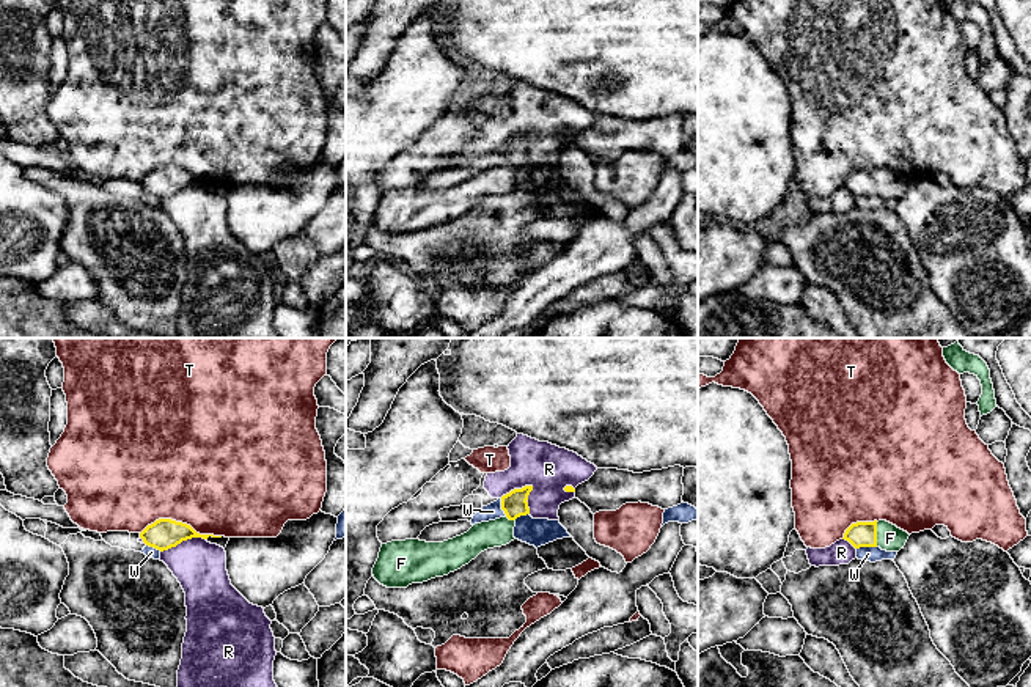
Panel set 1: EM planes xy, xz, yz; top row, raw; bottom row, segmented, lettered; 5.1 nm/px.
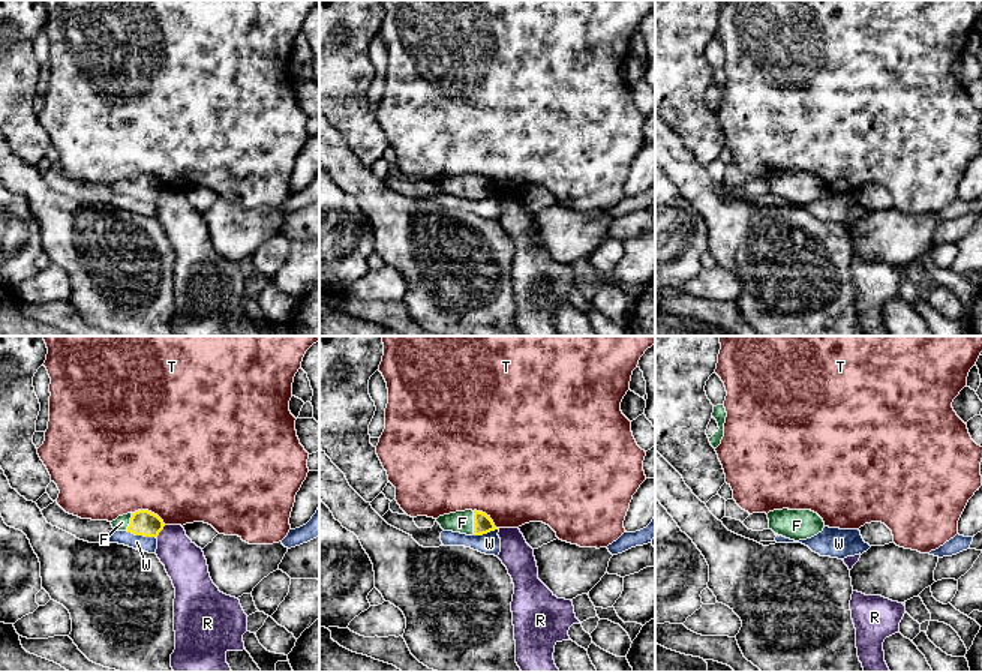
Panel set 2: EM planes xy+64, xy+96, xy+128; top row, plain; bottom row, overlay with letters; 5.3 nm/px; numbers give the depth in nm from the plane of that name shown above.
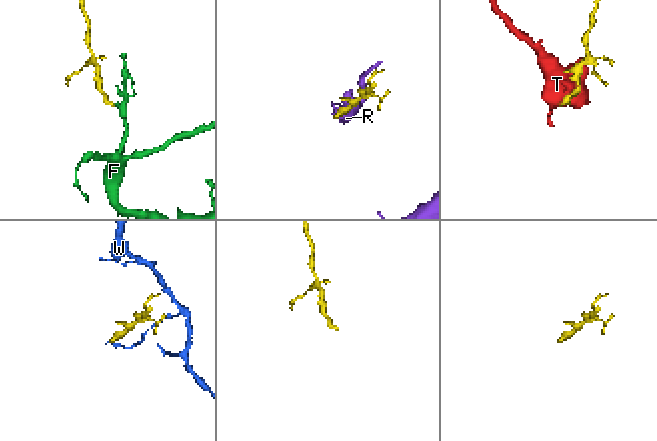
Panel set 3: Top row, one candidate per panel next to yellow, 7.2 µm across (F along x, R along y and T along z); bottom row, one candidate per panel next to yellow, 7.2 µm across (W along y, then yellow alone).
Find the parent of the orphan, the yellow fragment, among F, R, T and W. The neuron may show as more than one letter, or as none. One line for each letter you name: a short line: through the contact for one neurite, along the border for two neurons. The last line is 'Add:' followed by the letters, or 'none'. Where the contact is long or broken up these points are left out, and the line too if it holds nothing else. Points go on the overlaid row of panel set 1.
F: Line: yz (862, 533), (876, 535), (890, 538)
Add: F

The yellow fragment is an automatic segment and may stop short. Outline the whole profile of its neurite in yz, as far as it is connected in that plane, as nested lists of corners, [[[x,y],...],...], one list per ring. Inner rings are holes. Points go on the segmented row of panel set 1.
[[[874,520],[852,524],[842,539],[849,541],[855,549],[880,547],[886,552],[899,552],[904,549],[908,536],[907,531],[886,520]]]

